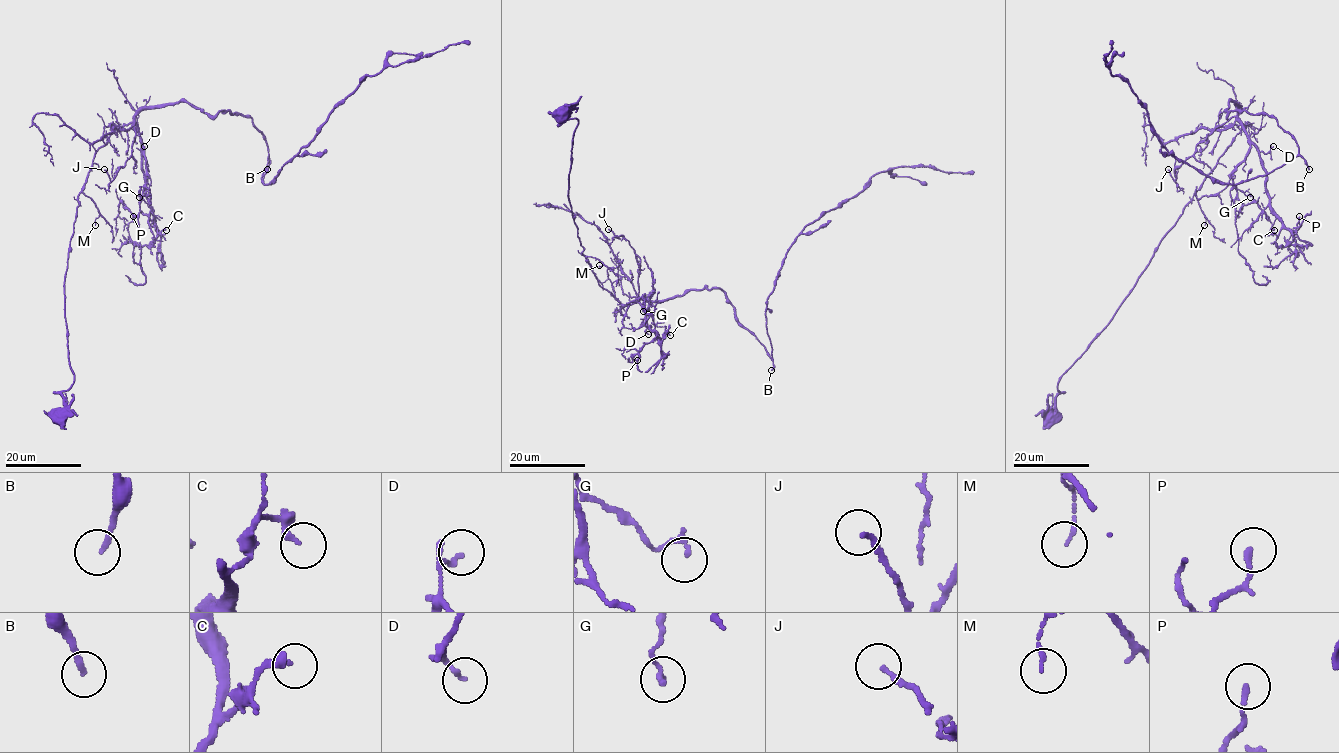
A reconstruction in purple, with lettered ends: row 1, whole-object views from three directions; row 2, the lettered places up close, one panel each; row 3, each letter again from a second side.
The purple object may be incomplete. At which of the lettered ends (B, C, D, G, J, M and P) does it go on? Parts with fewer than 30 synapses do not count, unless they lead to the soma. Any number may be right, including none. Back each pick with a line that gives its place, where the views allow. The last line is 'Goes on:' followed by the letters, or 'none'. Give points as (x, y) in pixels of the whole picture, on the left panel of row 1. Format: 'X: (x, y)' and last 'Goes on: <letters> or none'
B: (267, 169)
Goes on: B

